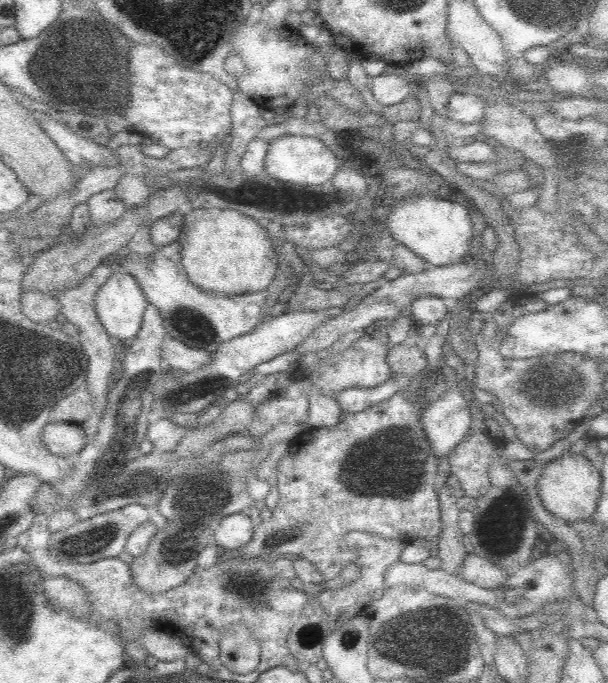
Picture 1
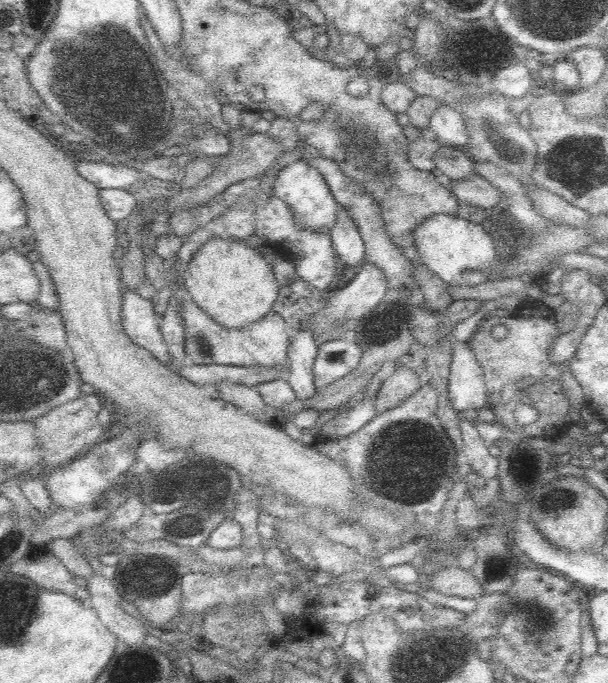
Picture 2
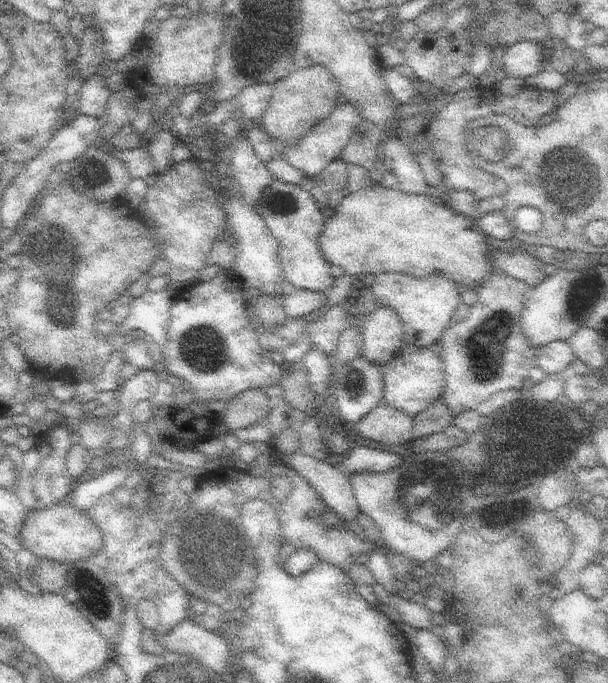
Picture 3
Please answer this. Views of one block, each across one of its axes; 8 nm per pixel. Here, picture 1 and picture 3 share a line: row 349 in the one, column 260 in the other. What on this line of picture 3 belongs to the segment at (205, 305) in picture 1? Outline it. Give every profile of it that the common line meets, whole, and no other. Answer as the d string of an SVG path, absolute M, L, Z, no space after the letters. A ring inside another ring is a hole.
M273 178L271 186L263 192L263 202L253 204L255 212L263 218L265 226L277 240L277 252L283 268L285 282L295 290L313 290L313 292L329 292L333 278L329 274L329 262L319 248L319 236L323 234L325 216L321 214L313 194L307 186L285 184Z

